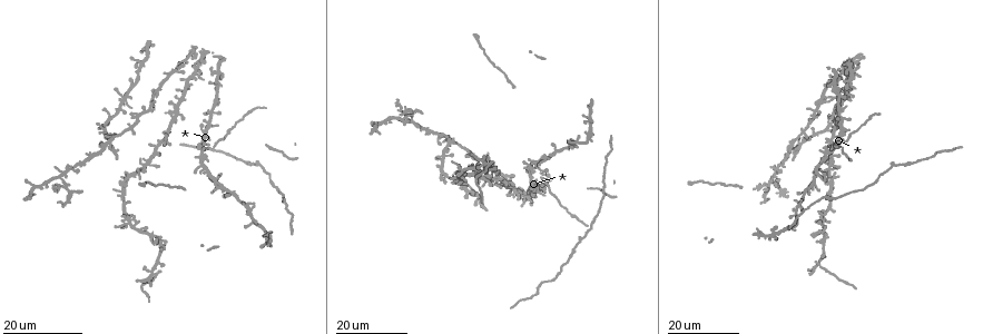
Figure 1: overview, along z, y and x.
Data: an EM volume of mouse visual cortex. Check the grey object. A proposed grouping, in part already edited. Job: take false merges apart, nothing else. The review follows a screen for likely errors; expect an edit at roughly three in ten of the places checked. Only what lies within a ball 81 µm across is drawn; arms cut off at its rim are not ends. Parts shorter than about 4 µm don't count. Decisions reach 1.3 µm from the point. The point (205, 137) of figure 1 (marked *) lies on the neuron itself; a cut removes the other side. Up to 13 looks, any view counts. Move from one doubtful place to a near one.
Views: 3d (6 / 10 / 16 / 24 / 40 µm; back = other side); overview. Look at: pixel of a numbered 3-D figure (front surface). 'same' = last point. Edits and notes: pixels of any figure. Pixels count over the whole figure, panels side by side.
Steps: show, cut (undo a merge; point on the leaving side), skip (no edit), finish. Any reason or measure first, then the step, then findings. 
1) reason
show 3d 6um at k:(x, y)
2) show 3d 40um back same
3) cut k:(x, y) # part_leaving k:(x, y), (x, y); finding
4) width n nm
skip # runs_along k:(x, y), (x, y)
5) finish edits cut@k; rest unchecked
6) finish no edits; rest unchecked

two arms at a narrow angle
show 3d 24um at 1:(835, 83)

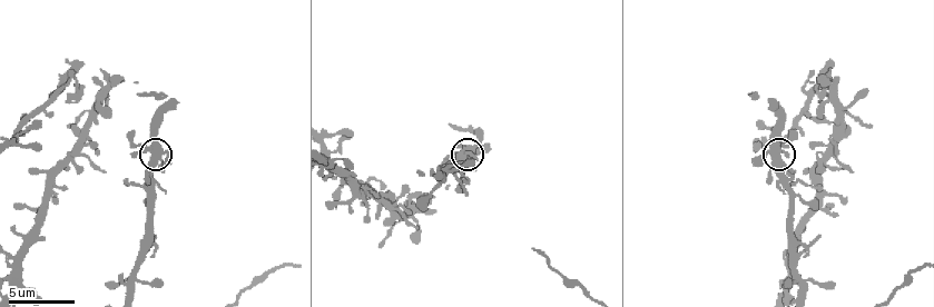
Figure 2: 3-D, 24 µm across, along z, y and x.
show 3d 10um at 2:(148, 150)

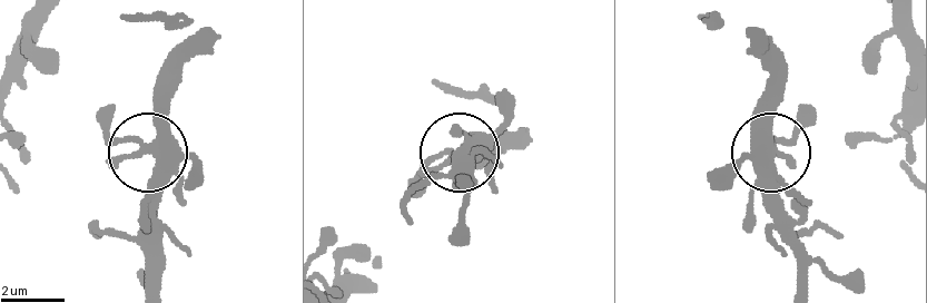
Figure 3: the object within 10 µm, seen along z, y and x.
arms 4
skip # runs_along 3:(147, 286), (163, 65); all the same neuron

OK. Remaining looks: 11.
show 3d 16um at 1:(592, 132)

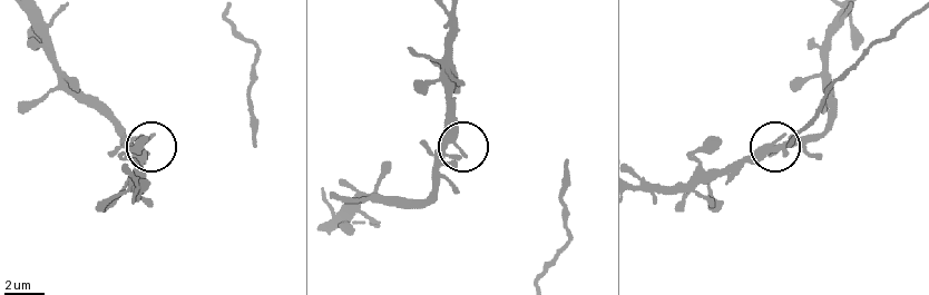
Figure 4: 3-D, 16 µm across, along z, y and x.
closer look
show 3d 10um at 4:(150, 139)

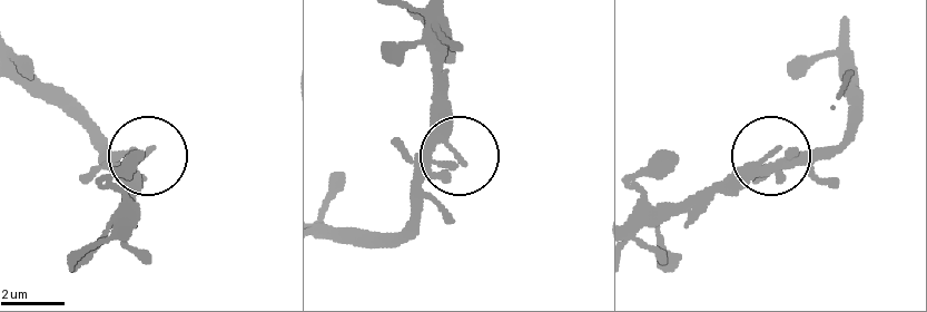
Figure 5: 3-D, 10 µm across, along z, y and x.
skip # runs_along 5:(850, 49), (842, 137), (771, 156), (693, 222); one neuron here

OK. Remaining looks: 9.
small branch off a trunk
show 3d 24um at 1:(530, 182)

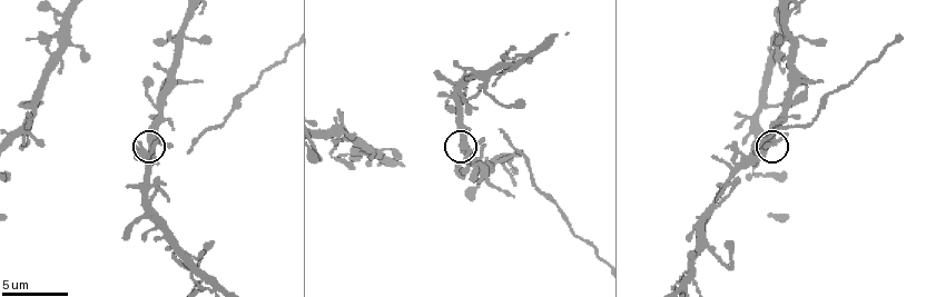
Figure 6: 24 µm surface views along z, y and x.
show 3d 10um at 6:(469, 148)

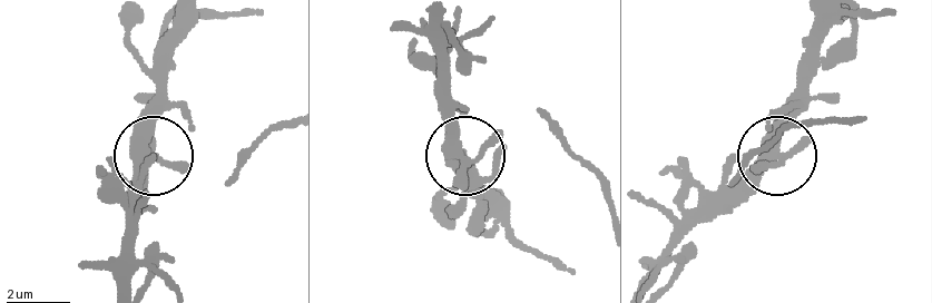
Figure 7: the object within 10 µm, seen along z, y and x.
width 370 nm
skip # all the same neuron

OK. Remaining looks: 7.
thin arm on a thick one
show 3d 16um at 1:(126, 222)

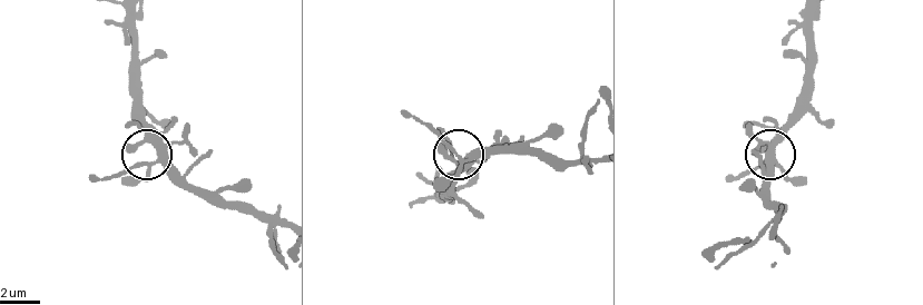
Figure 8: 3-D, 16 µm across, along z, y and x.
show 3d 10um at 8:(154, 163)

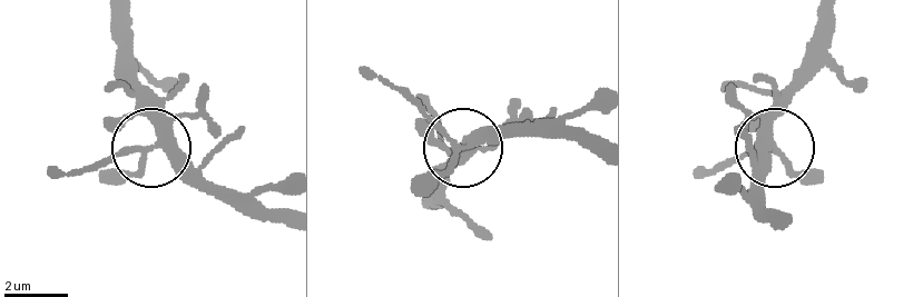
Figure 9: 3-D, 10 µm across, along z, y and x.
skip # runs_along 9:(824, 12), (820, 68), (772, 125), (772, 146), (715, 164); one neuron here

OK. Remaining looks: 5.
small branch off a trunk
show 3d 16um at 6:(706, 249)

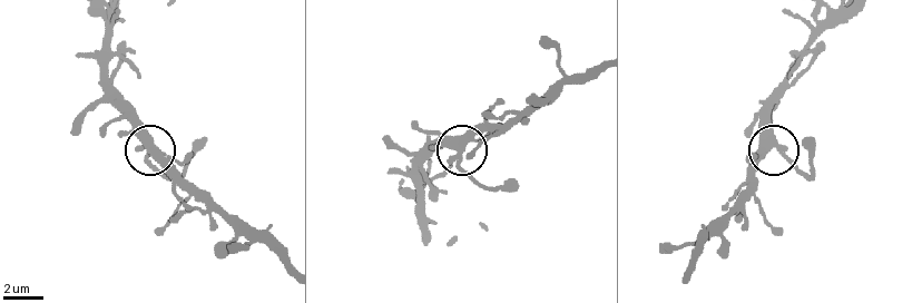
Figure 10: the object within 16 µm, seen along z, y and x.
side_arm 5 um; arms 3
skip # one neuron here

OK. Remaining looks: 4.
small branch off a trunk
show 3d 16um at 1:(559, 150)

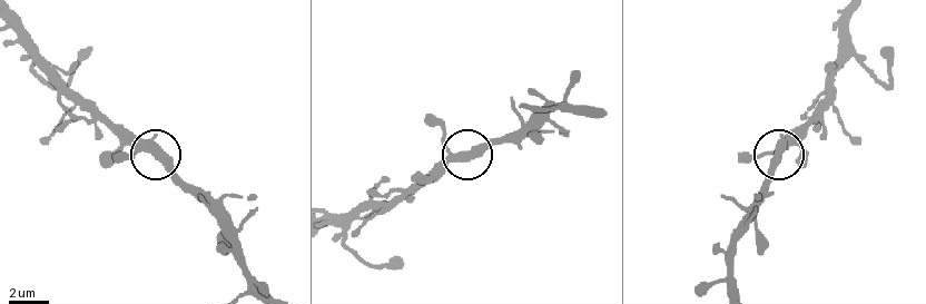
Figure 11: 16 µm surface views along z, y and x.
zoom in
show 3d 6um at 11:(143, 150)

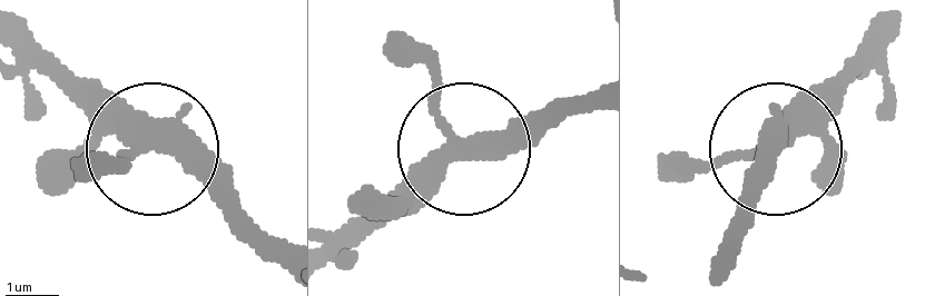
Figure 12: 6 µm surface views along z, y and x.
arms 4
skip # runs_along 12:(16, 22), (135, 129), (139, 151), (86, 156); one neuron here

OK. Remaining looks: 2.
finish no edits; rest unchecked

